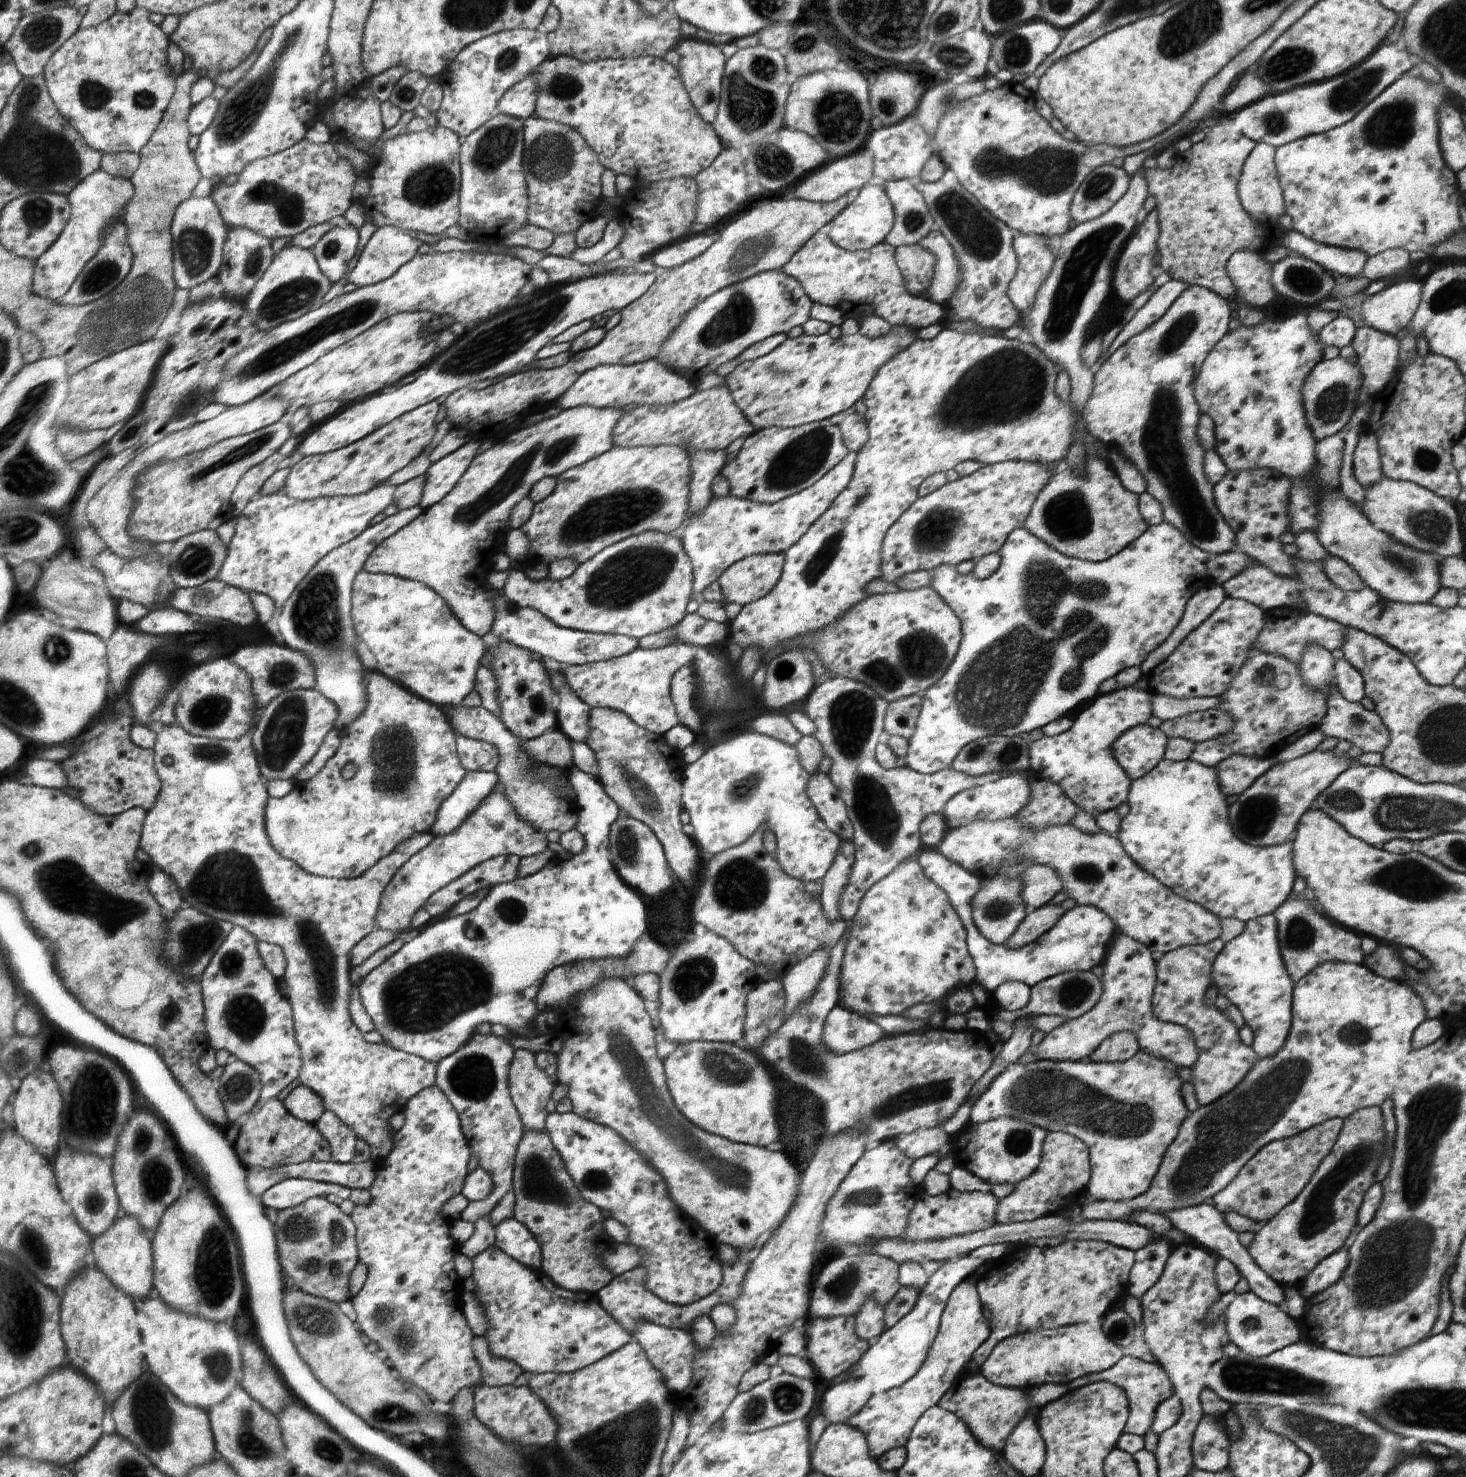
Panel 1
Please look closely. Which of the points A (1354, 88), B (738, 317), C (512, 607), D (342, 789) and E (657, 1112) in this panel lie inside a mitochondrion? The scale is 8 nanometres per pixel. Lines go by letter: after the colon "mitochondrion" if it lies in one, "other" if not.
A: mitochondrion
B: mitochondrion
C: other
D: other
E: mitochondrion

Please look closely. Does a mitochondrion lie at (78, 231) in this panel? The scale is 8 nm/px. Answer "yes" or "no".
no

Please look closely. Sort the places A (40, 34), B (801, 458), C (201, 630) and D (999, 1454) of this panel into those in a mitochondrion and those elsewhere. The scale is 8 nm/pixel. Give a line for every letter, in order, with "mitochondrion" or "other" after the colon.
A: mitochondrion
B: mitochondrion
C: other
D: other

